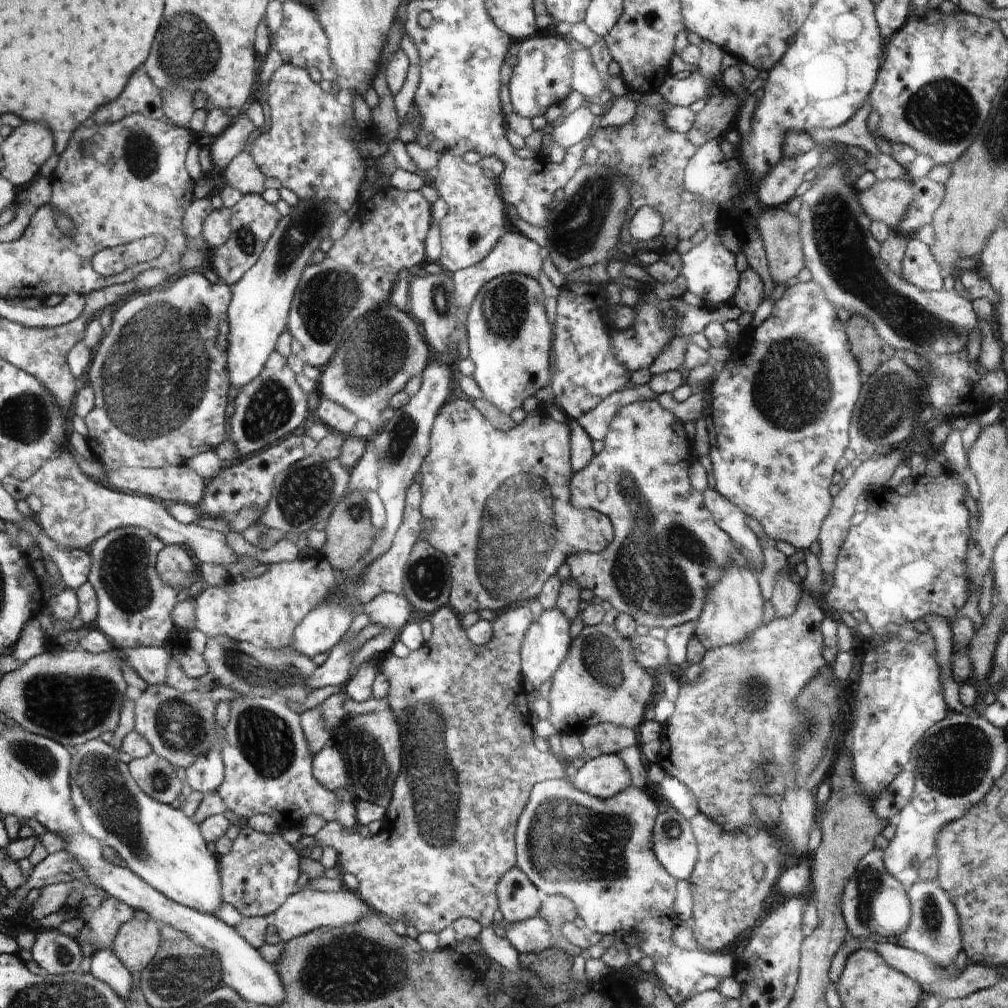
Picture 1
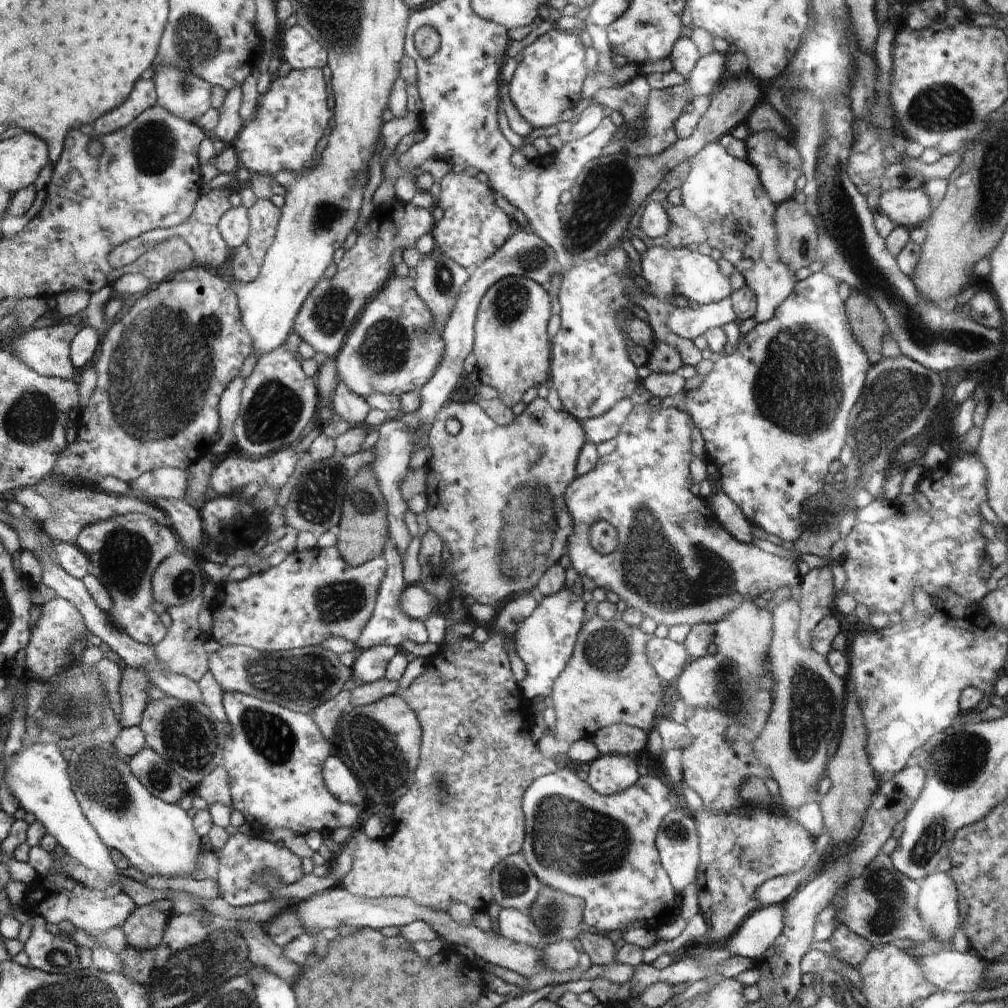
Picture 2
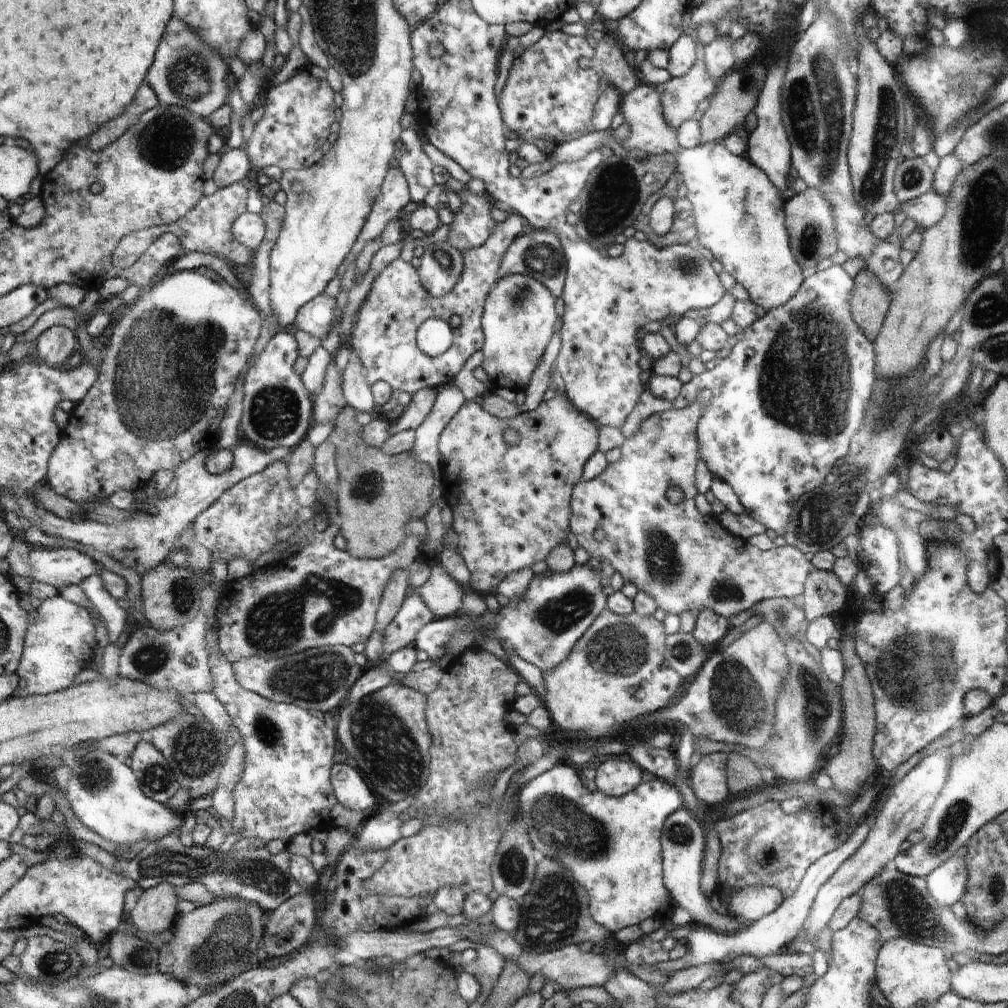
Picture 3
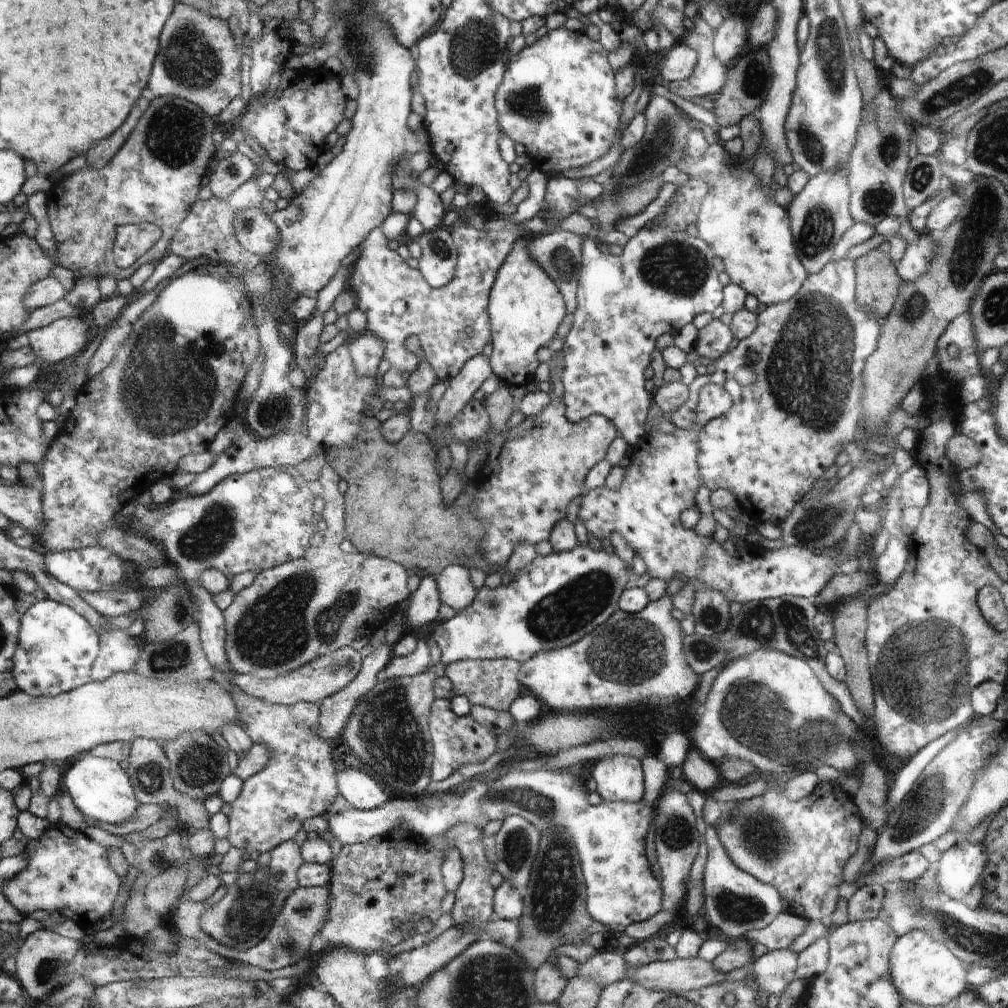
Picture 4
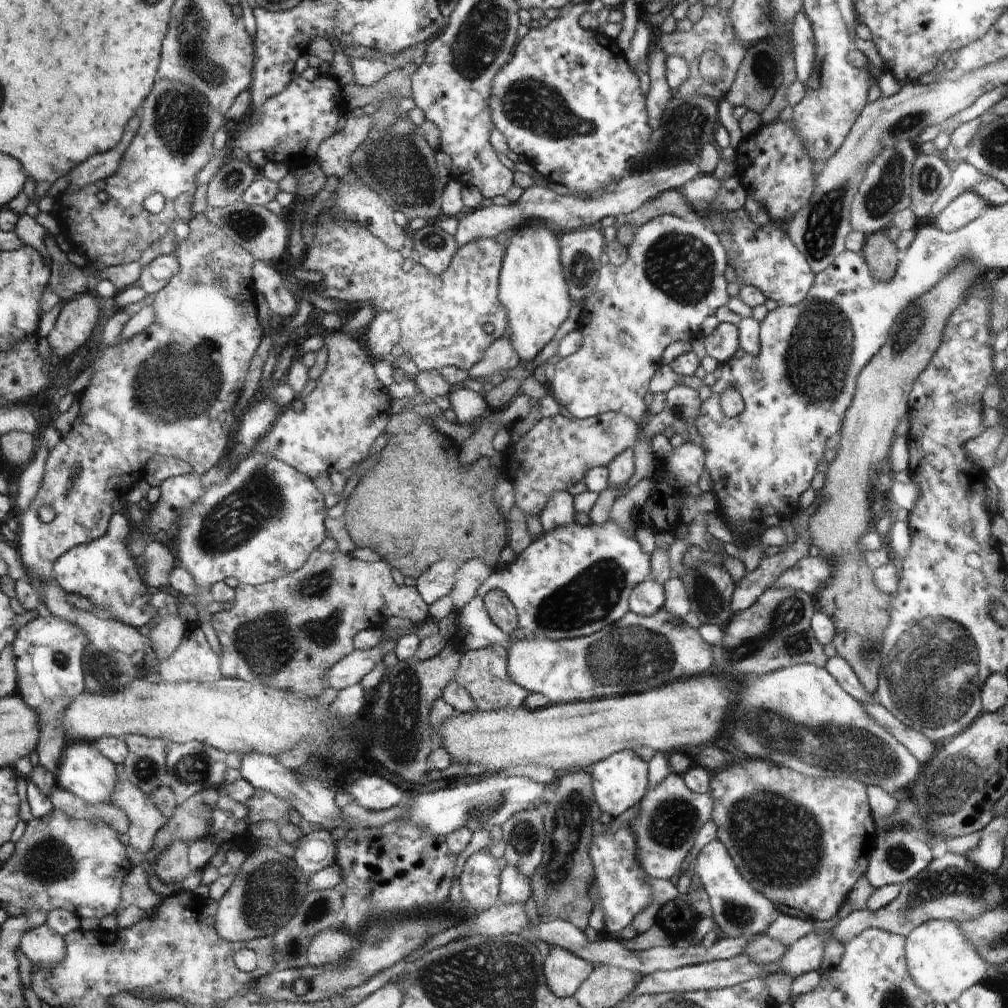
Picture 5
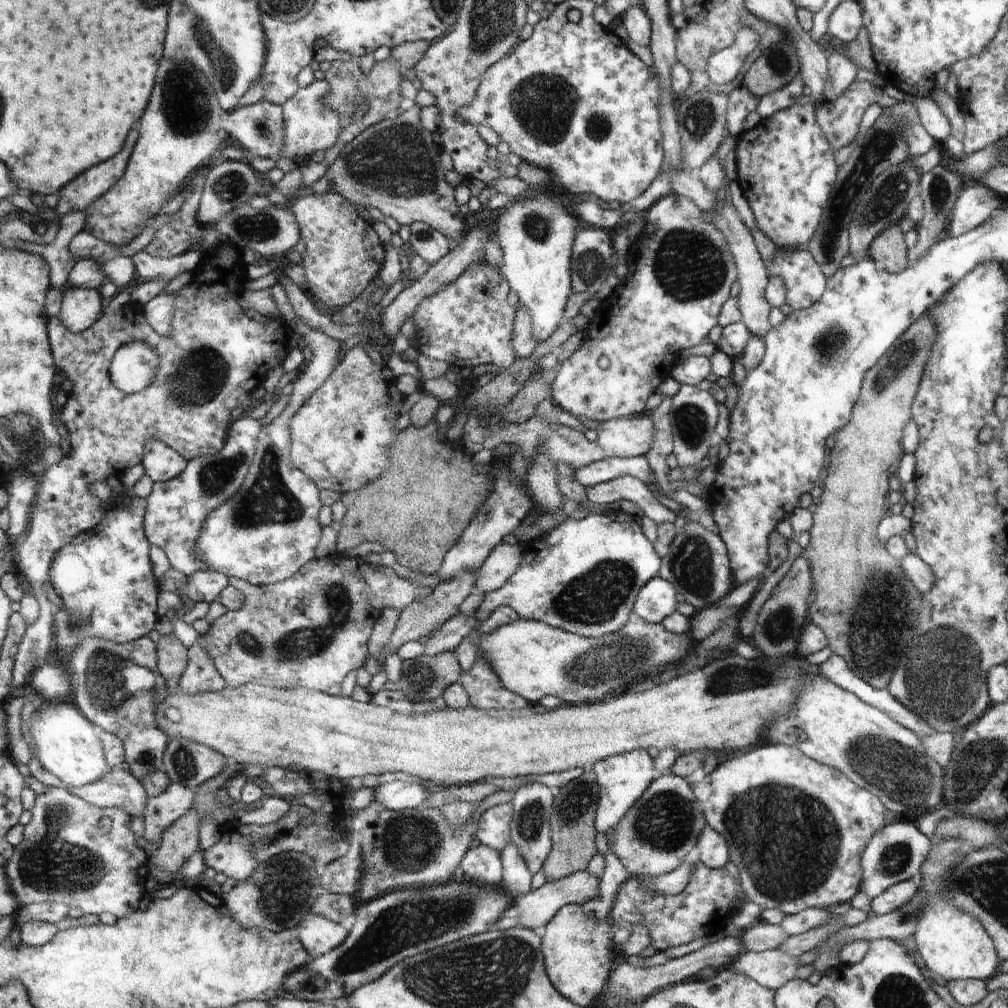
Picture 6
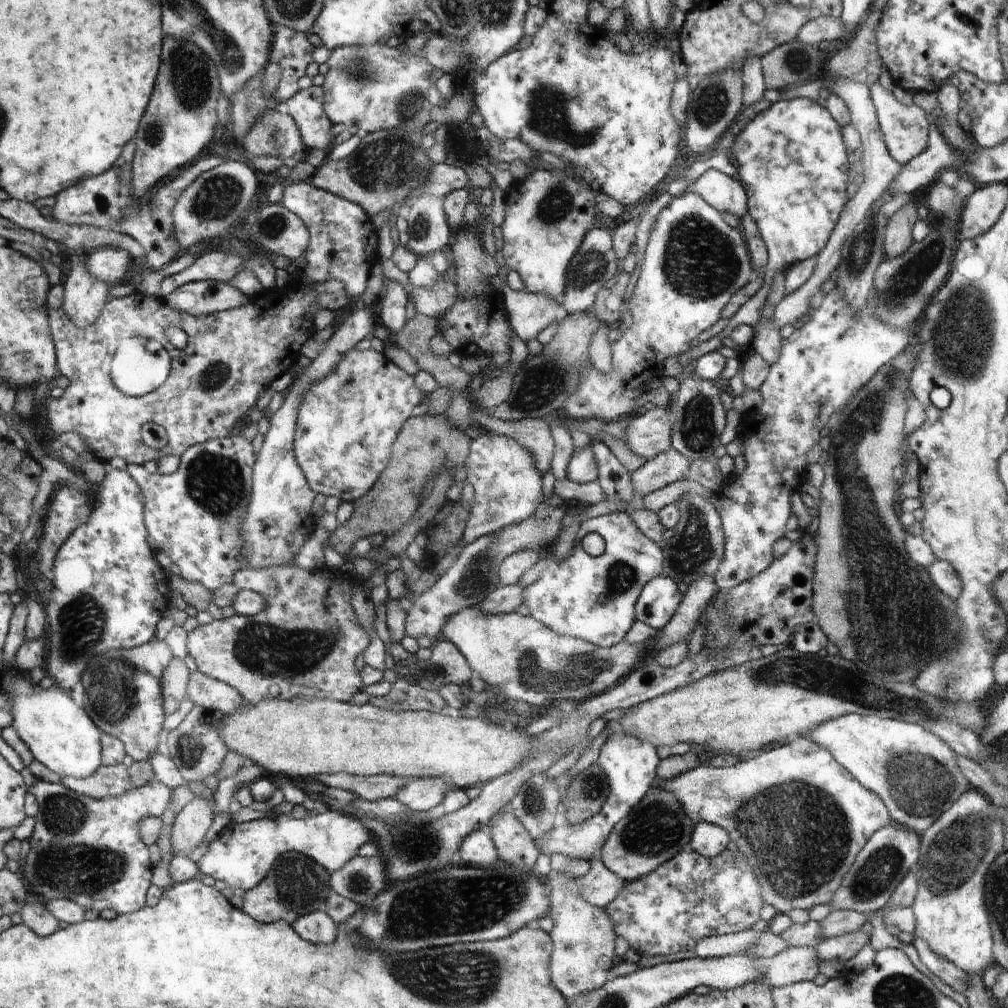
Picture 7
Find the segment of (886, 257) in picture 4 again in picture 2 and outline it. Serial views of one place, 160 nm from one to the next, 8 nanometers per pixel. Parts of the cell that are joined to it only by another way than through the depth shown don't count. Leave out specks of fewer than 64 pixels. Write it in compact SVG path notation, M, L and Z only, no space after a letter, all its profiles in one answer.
M851 291L850 297L845 301L845 312L855 340L862 342L868 358L876 364L876 360L882 358L880 350L886 329L876 304L872 304L866 294Z

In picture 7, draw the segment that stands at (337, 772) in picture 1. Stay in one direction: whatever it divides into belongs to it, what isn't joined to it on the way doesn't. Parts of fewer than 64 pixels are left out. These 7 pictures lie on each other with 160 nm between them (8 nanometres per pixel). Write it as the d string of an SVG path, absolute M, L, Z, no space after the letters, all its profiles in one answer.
M420 777L399 789L397 798L410 810L432 810L443 801L450 785L443 777Z

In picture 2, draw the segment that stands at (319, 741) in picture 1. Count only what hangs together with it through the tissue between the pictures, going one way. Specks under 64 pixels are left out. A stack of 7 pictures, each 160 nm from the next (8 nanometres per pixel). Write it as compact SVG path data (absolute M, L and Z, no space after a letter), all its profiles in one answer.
M342 690L337 696L334 696L328 702L324 702L324 704L320 704L310 712L310 716L316 720L322 736L326 736L328 742L331 742L336 732L337 720L341 713L350 712L353 708L350 694L350 691Z

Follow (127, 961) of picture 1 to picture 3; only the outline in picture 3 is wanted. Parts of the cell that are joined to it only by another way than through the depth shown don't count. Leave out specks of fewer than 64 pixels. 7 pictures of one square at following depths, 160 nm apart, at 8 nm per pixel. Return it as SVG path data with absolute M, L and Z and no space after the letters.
M160 883L145 889L131 913L133 925L146 936L170 930L176 918L176 888Z

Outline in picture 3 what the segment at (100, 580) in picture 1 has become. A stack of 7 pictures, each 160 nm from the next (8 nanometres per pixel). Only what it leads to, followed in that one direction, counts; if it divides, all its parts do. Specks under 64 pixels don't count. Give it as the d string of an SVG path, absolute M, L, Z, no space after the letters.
M244 439L232 448L234 464L222 474L210 473L205 466L206 456L211 450L198 452L193 459L186 460L175 470L173 482L175 493L158 502L158 514L132 511L132 518L122 524L103 524L84 520L69 520L50 513L37 503L34 516L28 517L31 526L45 534L94 547L94 550L108 554L122 566L134 569L138 576L146 575L164 563L178 549L177 542L185 530L206 508L217 503L229 489L243 479L265 471L270 464L282 462L288 466L294 448L276 448L270 452L256 448Z

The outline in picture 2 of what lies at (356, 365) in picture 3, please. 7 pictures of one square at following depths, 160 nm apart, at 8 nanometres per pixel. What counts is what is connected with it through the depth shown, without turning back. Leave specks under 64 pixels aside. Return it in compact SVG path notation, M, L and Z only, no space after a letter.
M339 382L334 390L332 408L339 419L348 422L352 427L363 425L366 416L371 411L366 400L354 394L344 382Z

